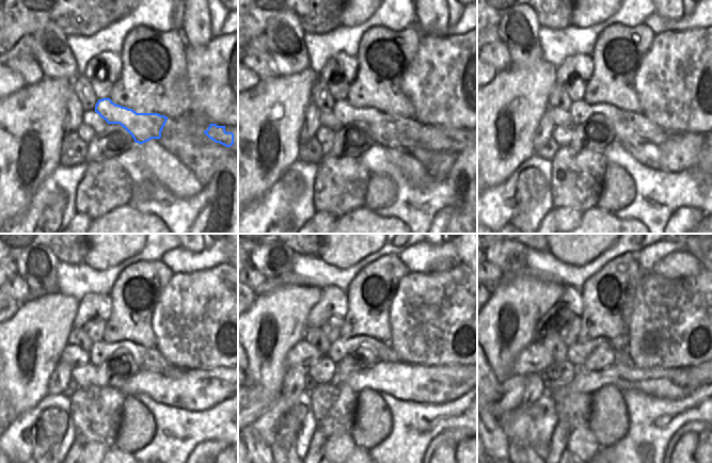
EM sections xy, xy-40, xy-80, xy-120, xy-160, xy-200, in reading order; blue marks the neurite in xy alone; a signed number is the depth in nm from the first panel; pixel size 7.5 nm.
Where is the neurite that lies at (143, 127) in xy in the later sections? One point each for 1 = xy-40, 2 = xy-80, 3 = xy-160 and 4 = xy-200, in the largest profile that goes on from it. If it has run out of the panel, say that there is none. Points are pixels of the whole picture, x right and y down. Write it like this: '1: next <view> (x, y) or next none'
1: next xy-40 (390, 130)
2: next xy-80 (630, 128)
3: next xy-160 (341, 348)
4: next xy-200 (576, 354)

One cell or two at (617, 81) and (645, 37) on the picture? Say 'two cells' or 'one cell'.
one cell

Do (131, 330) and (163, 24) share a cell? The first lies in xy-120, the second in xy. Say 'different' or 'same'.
different

